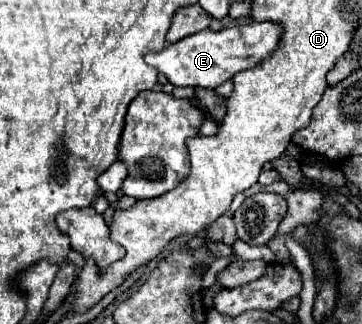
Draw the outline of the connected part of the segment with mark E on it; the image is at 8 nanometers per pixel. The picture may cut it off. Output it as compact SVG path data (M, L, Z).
M250 22L244 26L224 28L224 30L200 30L190 34L174 44L168 44L164 50L156 54L148 54L146 62L168 76L168 82L174 86L202 86L202 88L218 88L234 74L258 66L266 60L276 48L278 40L282 38L284 28L276 22Z

